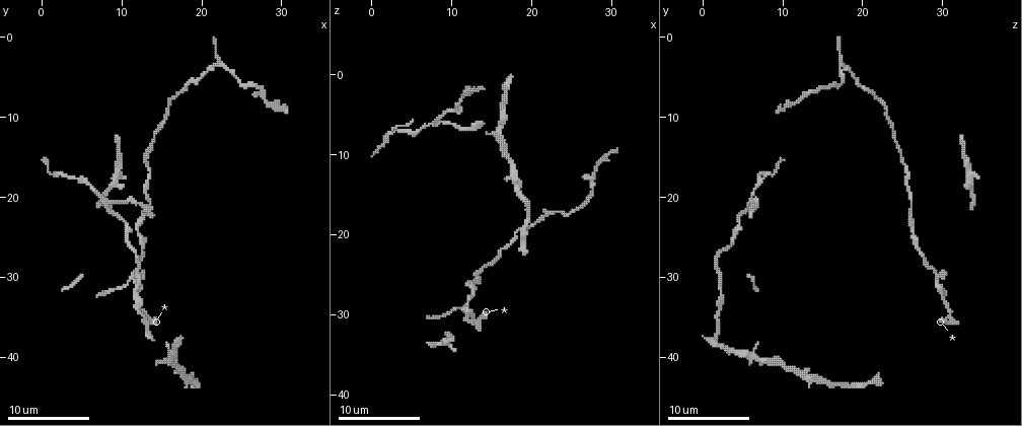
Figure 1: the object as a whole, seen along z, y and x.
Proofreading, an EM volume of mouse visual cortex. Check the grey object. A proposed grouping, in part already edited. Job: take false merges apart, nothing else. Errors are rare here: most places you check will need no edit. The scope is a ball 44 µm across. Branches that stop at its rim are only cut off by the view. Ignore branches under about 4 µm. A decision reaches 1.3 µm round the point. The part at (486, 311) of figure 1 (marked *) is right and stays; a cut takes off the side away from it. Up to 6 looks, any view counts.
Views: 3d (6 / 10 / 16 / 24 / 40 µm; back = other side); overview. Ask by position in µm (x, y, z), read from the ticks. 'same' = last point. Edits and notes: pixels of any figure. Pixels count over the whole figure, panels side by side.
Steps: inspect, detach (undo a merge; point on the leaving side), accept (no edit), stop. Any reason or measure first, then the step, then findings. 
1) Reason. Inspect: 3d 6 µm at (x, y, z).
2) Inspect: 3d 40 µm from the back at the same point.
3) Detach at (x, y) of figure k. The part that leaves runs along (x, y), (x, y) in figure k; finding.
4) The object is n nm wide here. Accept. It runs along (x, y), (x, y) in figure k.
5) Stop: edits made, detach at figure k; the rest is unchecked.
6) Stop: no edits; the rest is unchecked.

A fork. Inspect: 3d 10 µm at (8.6, 20.6, 6.0).

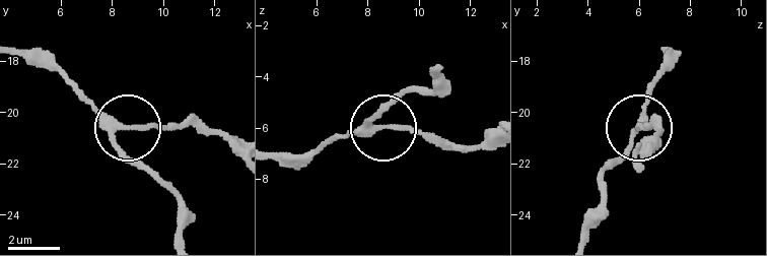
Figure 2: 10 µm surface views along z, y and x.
Accept. Continuous, no second cell.

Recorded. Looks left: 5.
Four-way junction. Inspect: 3d 10 µm at (11.2, 30.2, 29.2).

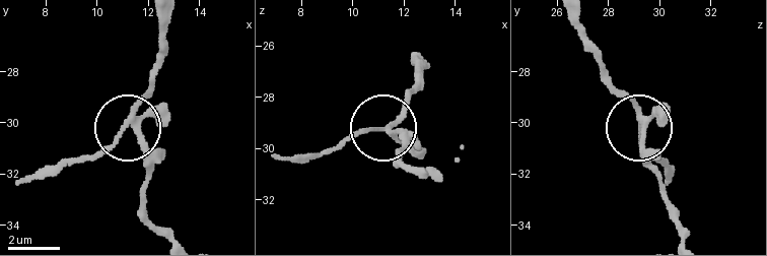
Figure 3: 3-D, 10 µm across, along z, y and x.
Inspect: 3d 10 µm from the back at (11.1, 30.1, 29.2).

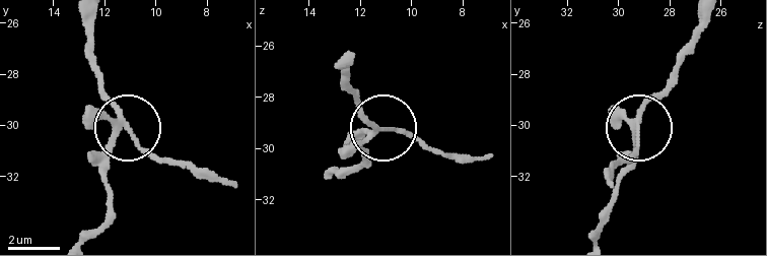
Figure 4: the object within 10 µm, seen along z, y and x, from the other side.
4 arms meet here. Detach at (148, 154) of figure 4. A second cell is stuck on.

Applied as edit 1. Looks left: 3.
Thick turns thin. Inspect: 3d 16 µm at (12.0, 28.0, 1.8).

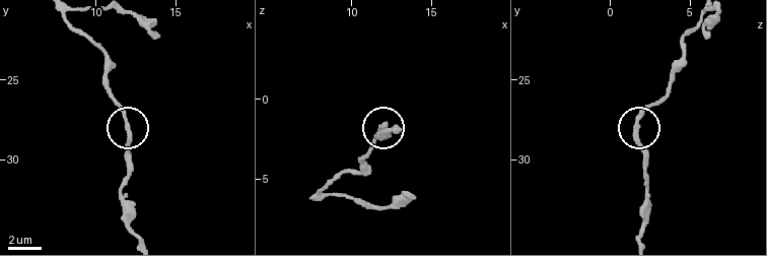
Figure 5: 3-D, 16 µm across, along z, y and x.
Accept. Continuous, no second cell.

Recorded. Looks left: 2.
Stop: edits made, detach at figure 4; the rest is unchecked.

